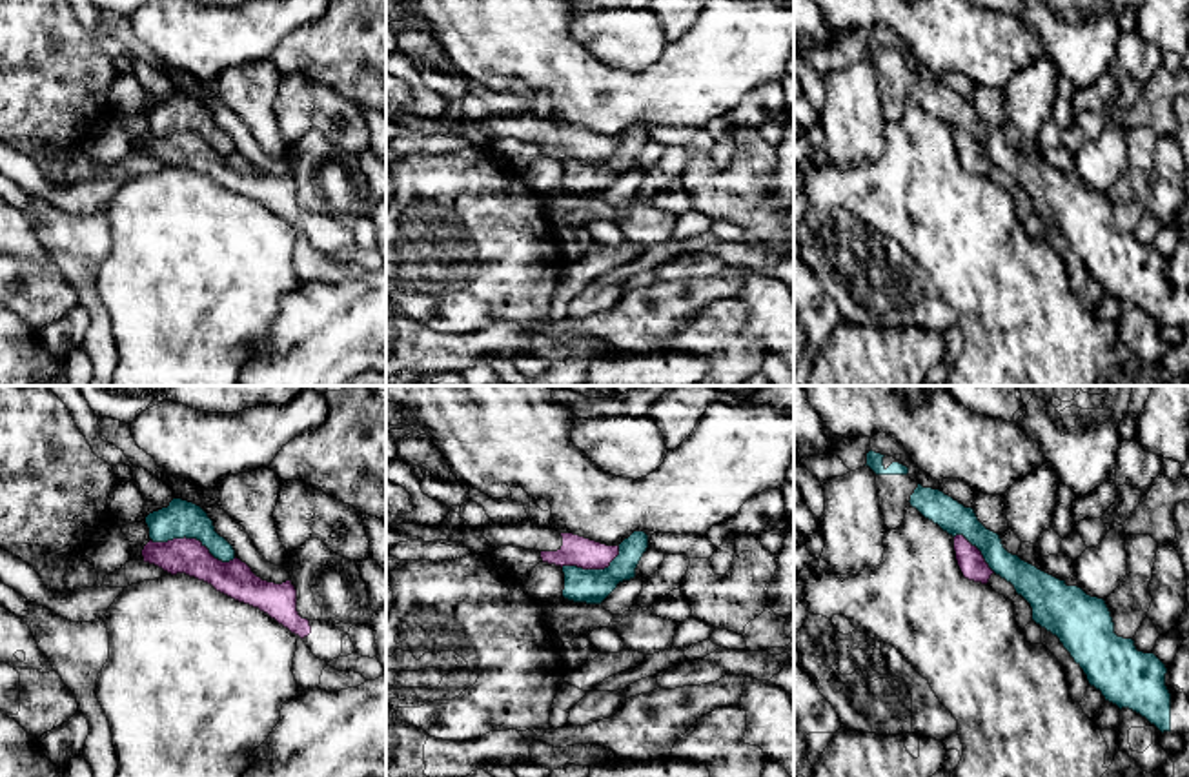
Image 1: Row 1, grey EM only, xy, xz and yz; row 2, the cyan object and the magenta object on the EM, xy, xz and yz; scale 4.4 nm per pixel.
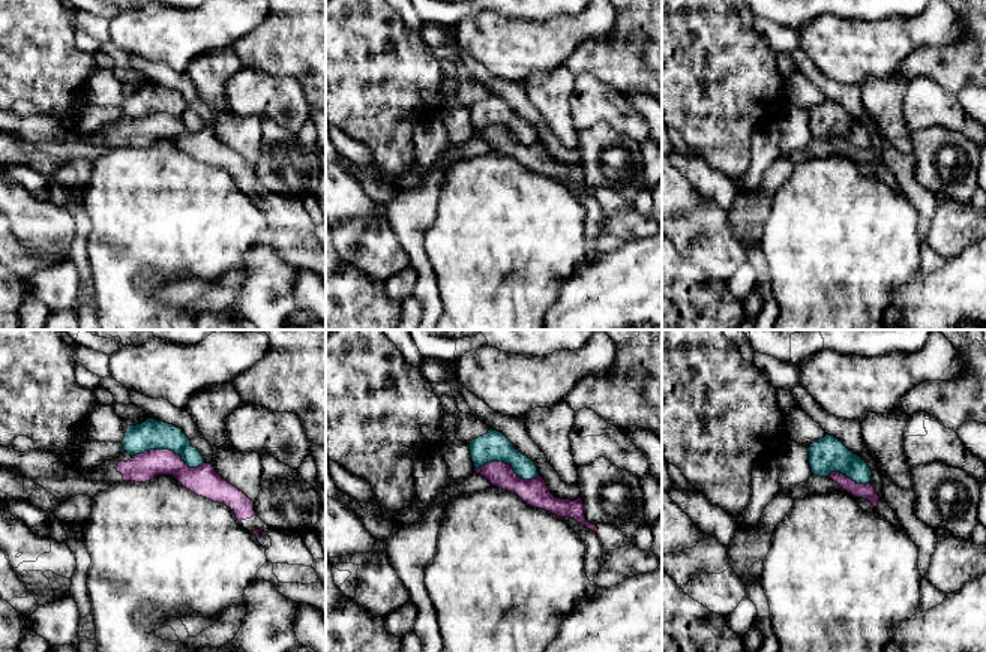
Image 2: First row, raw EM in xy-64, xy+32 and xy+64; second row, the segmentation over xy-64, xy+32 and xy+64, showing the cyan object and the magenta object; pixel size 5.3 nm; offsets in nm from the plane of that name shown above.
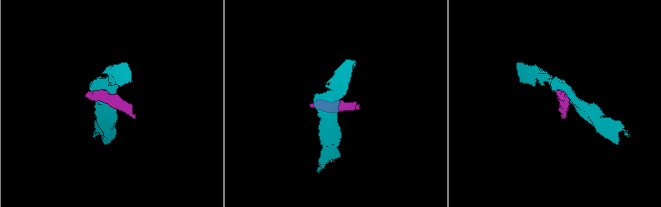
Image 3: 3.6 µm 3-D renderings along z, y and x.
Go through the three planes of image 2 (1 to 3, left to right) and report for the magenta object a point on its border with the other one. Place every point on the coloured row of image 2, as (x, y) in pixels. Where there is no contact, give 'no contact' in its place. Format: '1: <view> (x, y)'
1: xy-64 (168, 448)
2: xy+32 (508, 463)
3: xy+64 (848, 477)

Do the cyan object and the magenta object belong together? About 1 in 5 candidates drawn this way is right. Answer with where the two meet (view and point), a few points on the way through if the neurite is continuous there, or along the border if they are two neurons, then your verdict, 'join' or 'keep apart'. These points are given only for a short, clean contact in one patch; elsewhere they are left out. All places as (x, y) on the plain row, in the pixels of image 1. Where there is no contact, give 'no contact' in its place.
meets cyan in xy at (193, 130); border along xy (152, 131), (195, 130), (215, 150), (223, 153), (235, 150); keep apart

